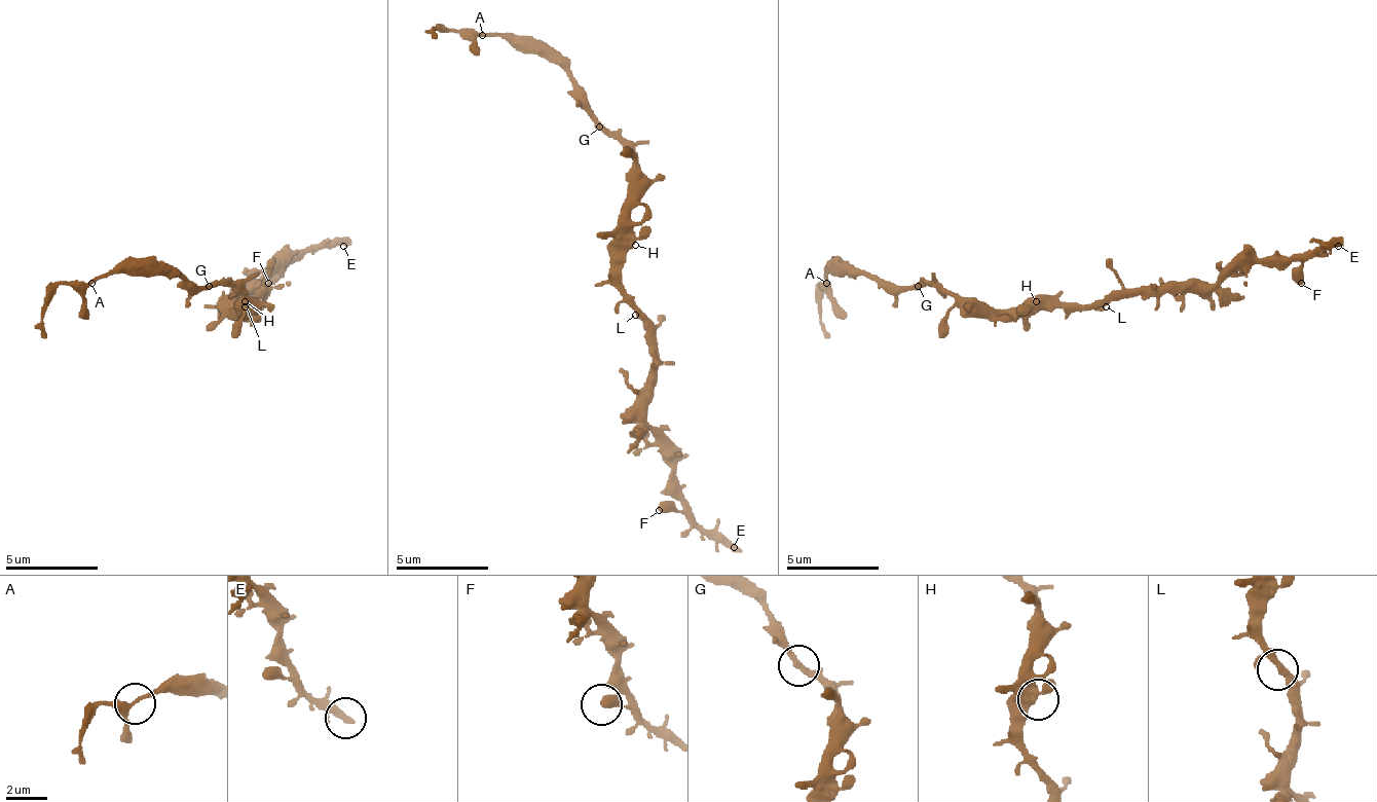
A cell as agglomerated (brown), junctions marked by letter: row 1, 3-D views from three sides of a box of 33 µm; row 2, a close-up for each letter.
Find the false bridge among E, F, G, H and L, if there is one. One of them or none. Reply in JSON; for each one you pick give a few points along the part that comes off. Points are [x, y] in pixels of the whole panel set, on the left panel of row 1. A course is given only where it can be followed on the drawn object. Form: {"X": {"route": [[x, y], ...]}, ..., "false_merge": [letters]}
{"false_merge": []}

